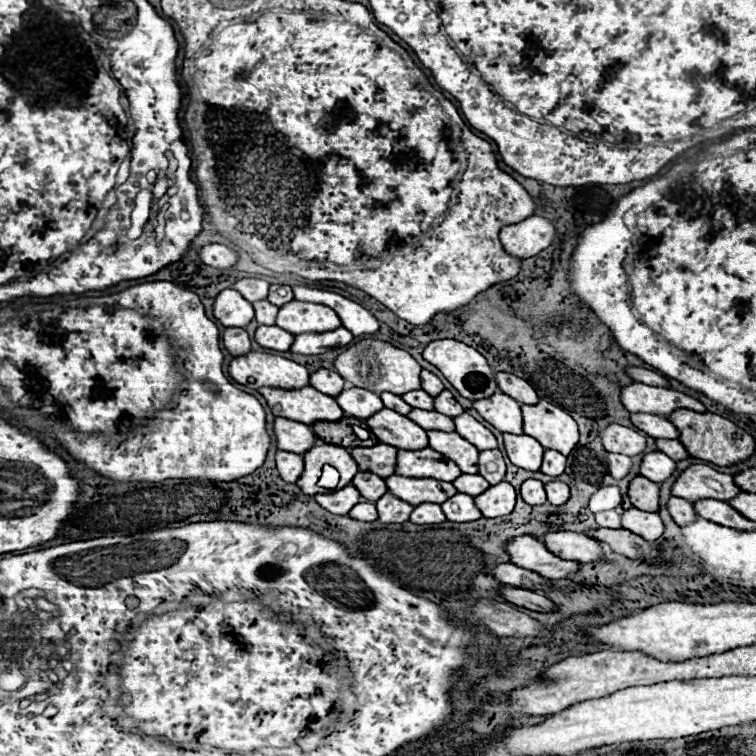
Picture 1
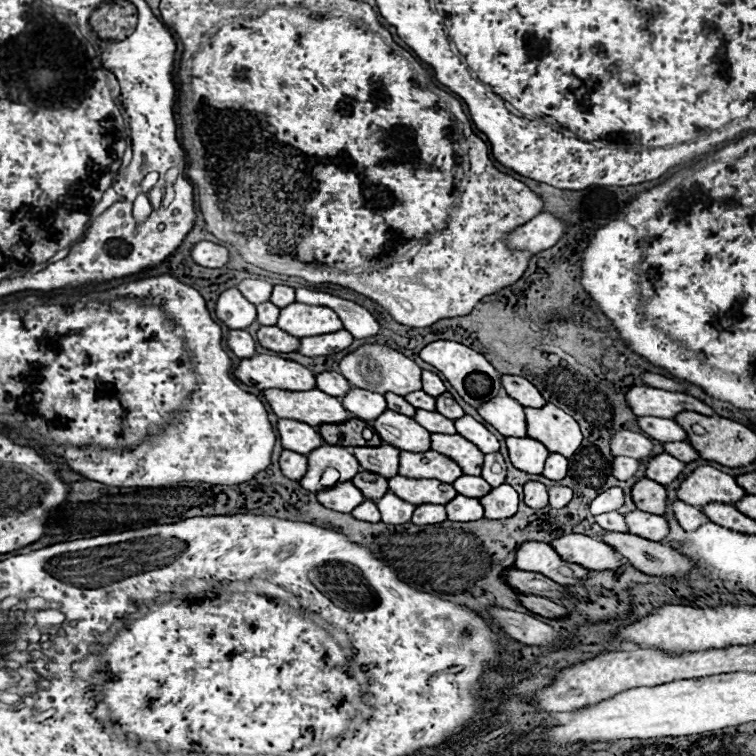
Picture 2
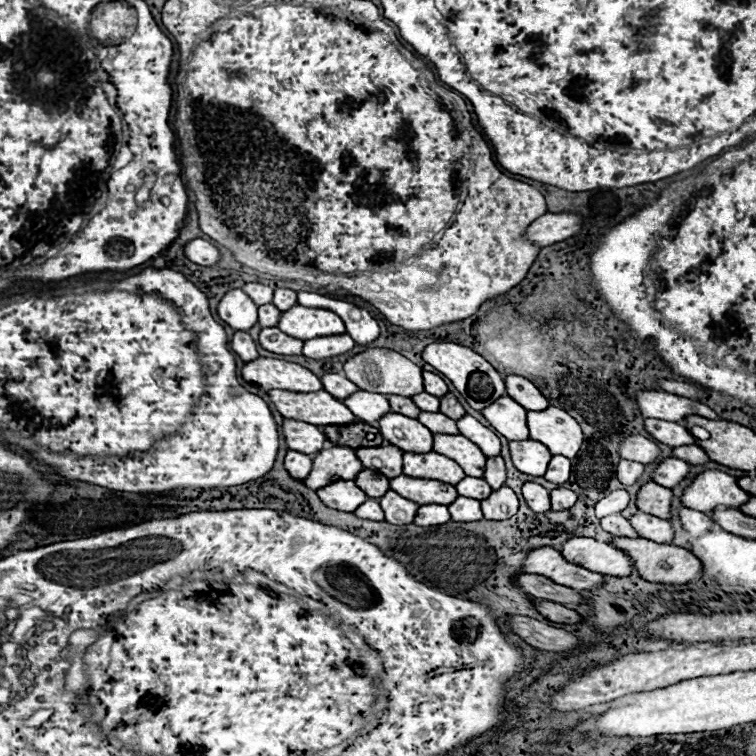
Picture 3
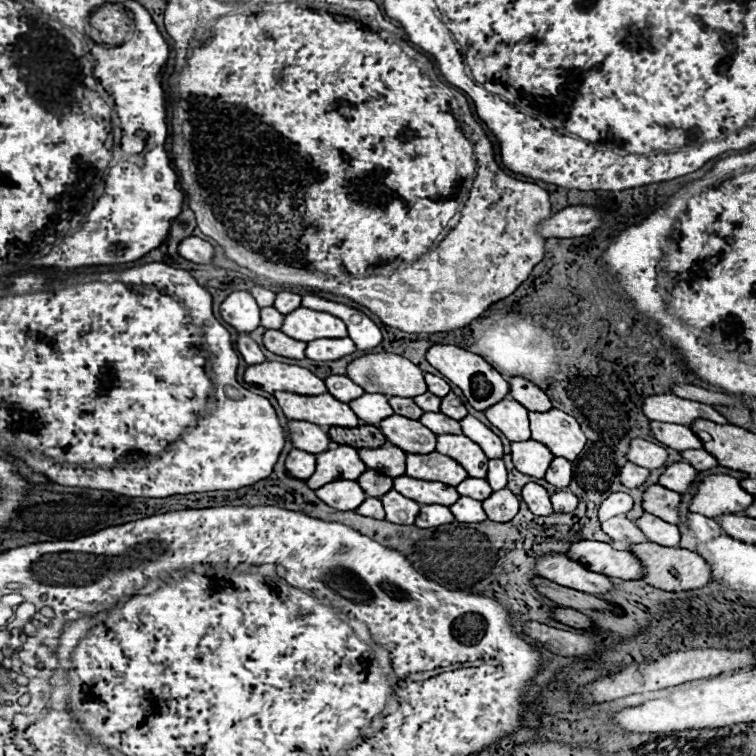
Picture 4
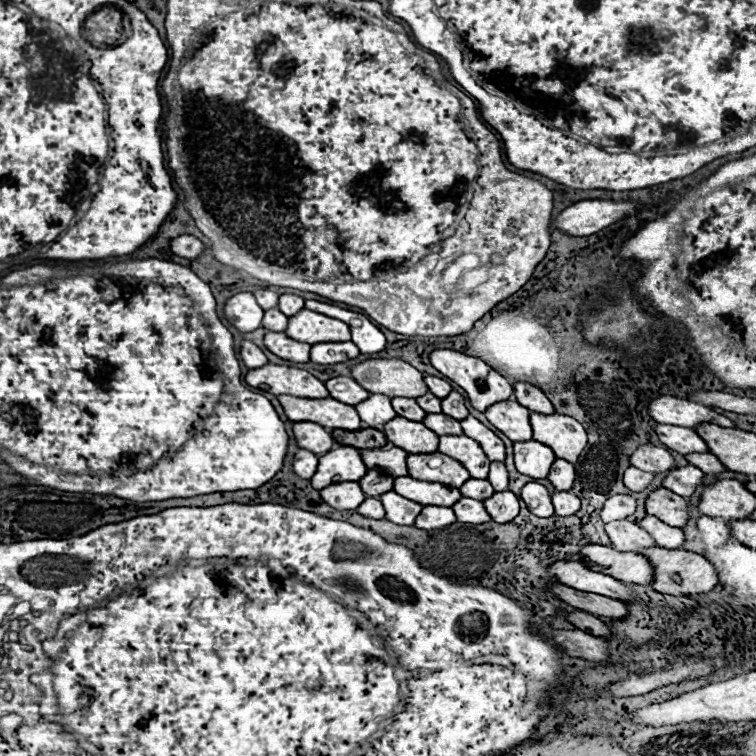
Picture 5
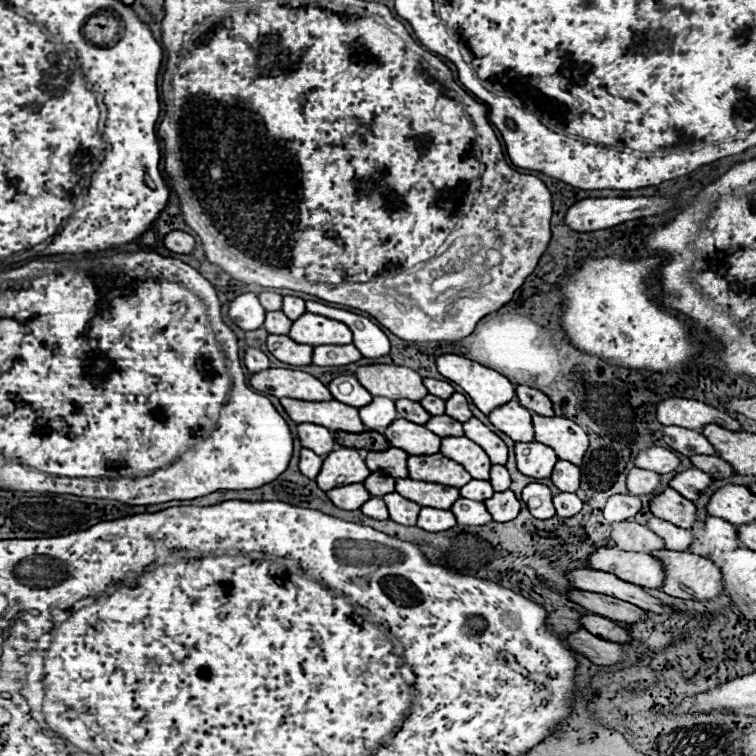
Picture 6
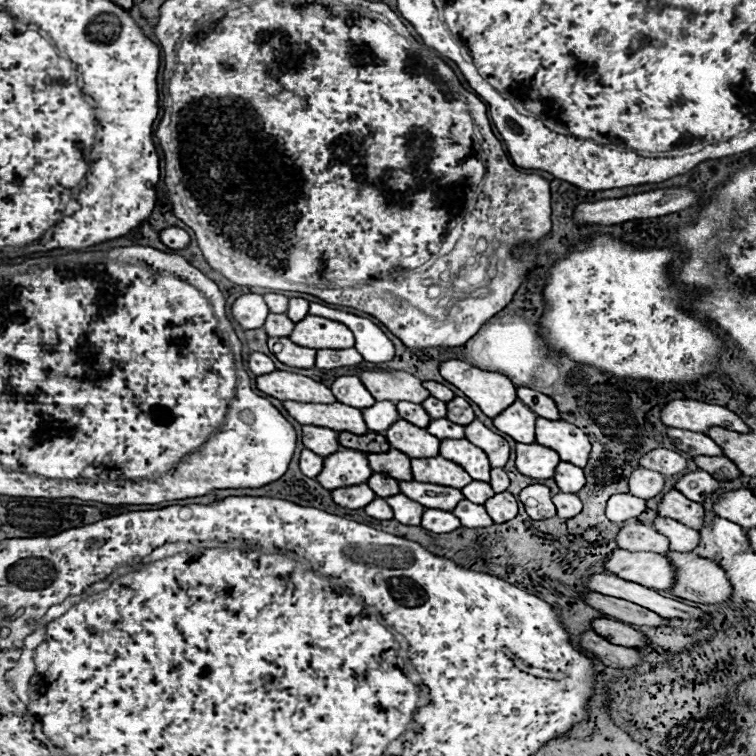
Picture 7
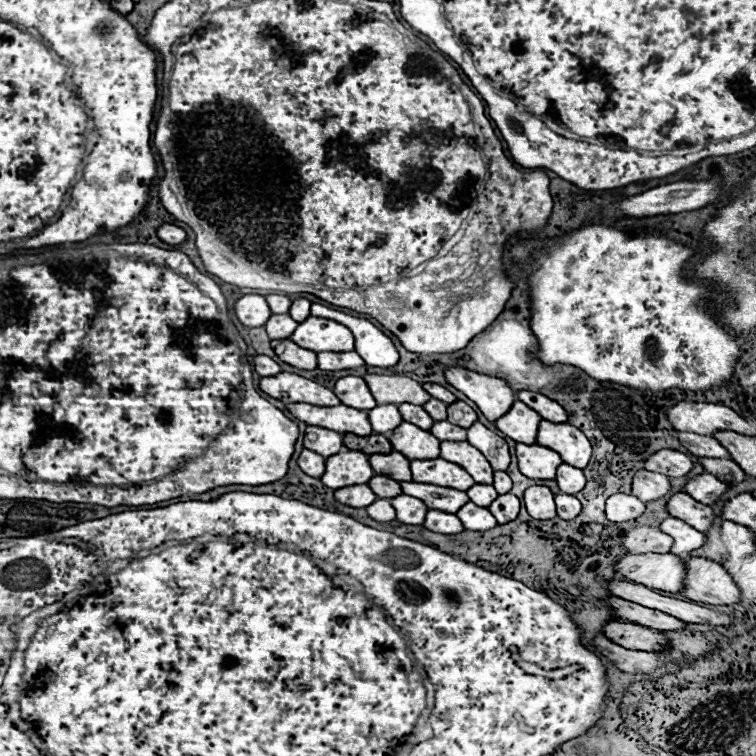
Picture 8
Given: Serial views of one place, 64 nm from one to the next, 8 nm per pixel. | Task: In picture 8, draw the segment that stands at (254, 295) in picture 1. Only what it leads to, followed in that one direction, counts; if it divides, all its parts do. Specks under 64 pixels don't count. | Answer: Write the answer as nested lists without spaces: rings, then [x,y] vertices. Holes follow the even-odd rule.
[[[276,294],[266,296],[266,300],[268,300],[268,304],[270,304],[270,308],[272,308],[274,314],[288,314],[290,304],[292,304],[288,296],[276,296]]]

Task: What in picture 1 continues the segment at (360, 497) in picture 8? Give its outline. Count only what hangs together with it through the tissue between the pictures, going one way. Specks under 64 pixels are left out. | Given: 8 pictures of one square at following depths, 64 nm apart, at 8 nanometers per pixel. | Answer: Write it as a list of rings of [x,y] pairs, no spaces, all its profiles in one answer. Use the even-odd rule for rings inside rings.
[[[348,484],[342,490],[332,490],[328,494],[318,494],[314,498],[322,508],[326,508],[334,514],[348,514],[350,508],[354,508],[354,504],[358,504],[360,494],[352,484]]]

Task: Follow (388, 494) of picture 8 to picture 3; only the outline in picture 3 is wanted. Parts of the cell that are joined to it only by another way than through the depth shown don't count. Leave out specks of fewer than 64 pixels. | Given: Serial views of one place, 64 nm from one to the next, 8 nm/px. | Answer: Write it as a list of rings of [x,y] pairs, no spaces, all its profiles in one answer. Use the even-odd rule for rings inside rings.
[[[362,470],[356,476],[356,484],[366,492],[368,498],[382,498],[388,490],[388,478],[378,476],[378,472],[370,472],[370,470]]]

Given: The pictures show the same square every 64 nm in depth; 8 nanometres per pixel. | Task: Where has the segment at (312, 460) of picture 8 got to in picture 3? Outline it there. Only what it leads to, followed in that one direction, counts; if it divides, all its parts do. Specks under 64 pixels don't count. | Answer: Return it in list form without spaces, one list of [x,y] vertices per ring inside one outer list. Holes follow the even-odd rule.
[[[288,450],[286,458],[284,458],[284,466],[288,470],[288,474],[296,480],[304,480],[310,474],[312,468],[312,456],[310,454],[302,454],[296,450]]]

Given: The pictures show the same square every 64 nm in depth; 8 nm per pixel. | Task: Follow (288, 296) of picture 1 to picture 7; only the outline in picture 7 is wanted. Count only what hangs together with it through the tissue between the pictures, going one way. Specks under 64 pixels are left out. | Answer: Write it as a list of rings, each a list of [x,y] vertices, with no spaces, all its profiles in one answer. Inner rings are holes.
[[[290,298],[290,304],[288,304],[288,316],[290,316],[290,320],[294,320],[294,322],[298,322],[298,320],[302,320],[304,316],[308,316],[308,300],[304,300],[304,298]]]

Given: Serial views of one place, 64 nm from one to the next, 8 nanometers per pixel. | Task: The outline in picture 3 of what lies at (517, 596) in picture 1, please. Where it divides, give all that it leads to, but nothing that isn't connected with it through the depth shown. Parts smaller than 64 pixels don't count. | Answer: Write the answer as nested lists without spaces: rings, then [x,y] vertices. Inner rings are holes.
[[[542,600],[542,602],[536,604],[536,608],[538,608],[540,614],[544,614],[552,622],[560,622],[560,624],[578,624],[578,622],[582,622],[578,612],[562,606],[562,604],[556,604],[556,602]]]

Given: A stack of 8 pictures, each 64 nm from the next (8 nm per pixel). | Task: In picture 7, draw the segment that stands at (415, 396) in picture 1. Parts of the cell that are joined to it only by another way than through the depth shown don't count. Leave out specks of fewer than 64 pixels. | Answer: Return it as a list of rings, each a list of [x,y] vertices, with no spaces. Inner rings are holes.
[[[426,398],[424,402],[422,402],[422,406],[426,408],[426,412],[430,412],[430,418],[434,420],[434,418],[442,418],[442,416],[446,416],[446,402],[442,402],[442,400],[436,400],[436,398]]]

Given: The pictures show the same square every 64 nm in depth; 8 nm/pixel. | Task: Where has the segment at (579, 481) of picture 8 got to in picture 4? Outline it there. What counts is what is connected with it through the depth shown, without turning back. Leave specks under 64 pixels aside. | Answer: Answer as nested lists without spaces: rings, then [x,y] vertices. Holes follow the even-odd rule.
[[[554,458],[546,472],[546,480],[556,488],[568,488],[572,480],[572,462],[566,458]]]

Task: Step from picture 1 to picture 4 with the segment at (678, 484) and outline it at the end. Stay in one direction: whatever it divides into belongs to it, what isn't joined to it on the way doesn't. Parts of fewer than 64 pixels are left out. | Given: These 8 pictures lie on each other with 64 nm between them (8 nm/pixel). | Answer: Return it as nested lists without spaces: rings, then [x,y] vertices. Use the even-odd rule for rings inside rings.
[[[712,474],[700,482],[698,492],[690,502],[690,512],[698,512],[708,518],[716,518],[726,512],[742,514],[752,502],[754,496],[748,494],[736,478]]]

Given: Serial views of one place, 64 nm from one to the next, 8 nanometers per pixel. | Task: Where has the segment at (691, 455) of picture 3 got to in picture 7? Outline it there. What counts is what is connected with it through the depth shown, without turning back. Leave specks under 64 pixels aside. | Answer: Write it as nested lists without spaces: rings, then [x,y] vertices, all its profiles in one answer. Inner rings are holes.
[[[696,456],[694,462],[700,470],[706,470],[708,474],[716,474],[716,480],[736,480],[742,476],[736,464],[726,456]]]

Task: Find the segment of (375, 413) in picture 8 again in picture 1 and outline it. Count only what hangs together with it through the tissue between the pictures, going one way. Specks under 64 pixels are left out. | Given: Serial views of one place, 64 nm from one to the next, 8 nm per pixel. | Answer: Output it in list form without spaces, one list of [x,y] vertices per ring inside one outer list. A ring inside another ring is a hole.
[[[356,386],[342,390],[336,396],[336,402],[348,416],[358,416],[360,420],[364,420],[366,416],[372,416],[372,412],[378,412],[378,408],[384,408],[378,394]]]

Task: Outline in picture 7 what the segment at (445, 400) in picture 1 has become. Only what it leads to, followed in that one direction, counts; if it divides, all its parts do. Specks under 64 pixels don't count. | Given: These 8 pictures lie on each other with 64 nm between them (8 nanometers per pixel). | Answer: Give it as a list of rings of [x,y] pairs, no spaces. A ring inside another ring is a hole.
[[[454,398],[454,400],[450,400],[448,402],[448,416],[446,416],[448,420],[454,420],[456,424],[462,424],[462,426],[466,426],[466,424],[470,424],[470,420],[474,420],[476,416],[474,416],[474,410],[470,408],[470,404],[464,400],[464,398]]]

